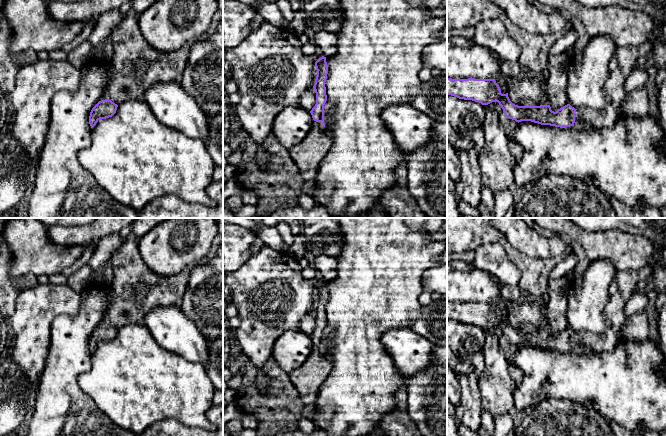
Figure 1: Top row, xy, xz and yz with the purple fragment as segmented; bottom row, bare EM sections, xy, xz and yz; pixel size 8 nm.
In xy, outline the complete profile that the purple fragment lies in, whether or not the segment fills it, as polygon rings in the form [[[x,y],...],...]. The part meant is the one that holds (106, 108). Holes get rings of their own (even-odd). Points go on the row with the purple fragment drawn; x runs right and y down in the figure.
[[[109,100],[99,101],[91,110],[89,116],[89,124],[93,128],[100,119],[112,117],[117,110],[118,105]]]

